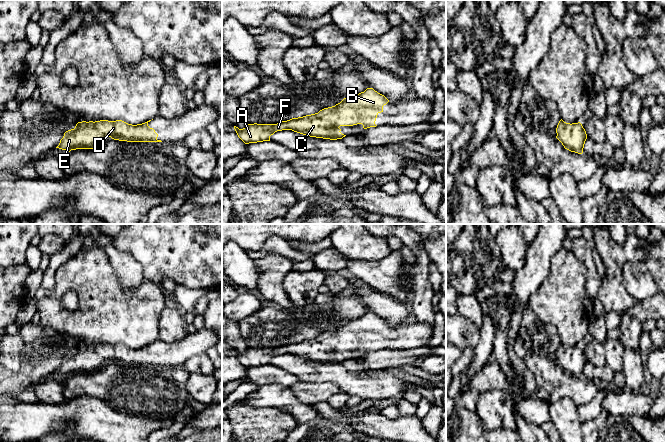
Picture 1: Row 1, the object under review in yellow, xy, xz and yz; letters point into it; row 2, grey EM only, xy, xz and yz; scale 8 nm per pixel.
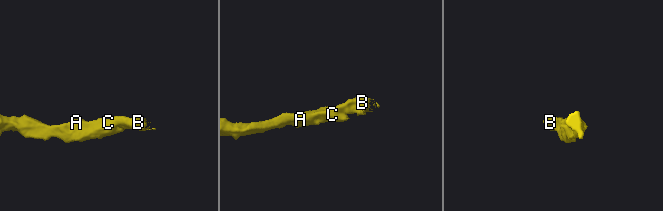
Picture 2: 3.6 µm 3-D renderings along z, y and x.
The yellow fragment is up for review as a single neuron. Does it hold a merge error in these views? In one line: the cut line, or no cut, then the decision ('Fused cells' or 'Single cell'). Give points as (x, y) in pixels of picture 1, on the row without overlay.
No split. Single cell

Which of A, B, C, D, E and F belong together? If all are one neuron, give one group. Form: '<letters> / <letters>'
A B C D E F

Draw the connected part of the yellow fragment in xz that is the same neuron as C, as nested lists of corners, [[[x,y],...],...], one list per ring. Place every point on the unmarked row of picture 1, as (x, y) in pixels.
[[[373,312],[344,322],[335,330],[324,332],[318,337],[280,345],[277,348],[248,348],[239,353],[234,350],[238,361],[245,367],[270,365],[277,355],[292,354],[310,361],[337,364],[342,358],[340,350],[362,348],[364,353],[376,351],[377,339],[383,336],[383,330],[389,324]]]

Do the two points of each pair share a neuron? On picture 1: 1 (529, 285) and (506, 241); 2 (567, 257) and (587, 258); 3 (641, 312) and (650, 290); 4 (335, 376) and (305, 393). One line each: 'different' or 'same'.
1: different
2: different
3: different
4: different

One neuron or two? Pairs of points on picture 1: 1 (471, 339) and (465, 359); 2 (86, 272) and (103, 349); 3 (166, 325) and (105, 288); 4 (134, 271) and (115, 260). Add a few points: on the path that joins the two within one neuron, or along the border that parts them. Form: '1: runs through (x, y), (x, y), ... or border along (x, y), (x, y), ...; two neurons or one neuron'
1: border along (473, 347), (465, 347), (463, 349); two neurons
2: border along (125, 345), (96, 344), (94, 346); two neurons
3: border along (165, 306), (160, 316), (158, 338); two neurons
4: runs through (129, 270), (120, 261); one neuron

